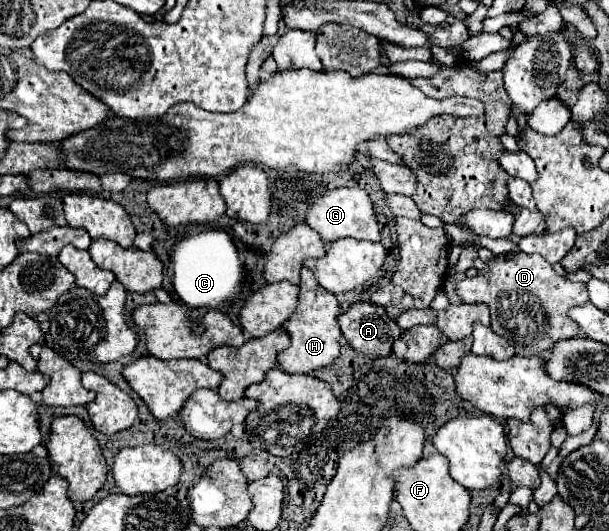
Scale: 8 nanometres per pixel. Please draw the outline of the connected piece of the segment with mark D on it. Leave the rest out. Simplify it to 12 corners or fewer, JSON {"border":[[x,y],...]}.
{"border":[[542,255],[492,259],[456,285],[518,355],[582,337],[586,283]]}

